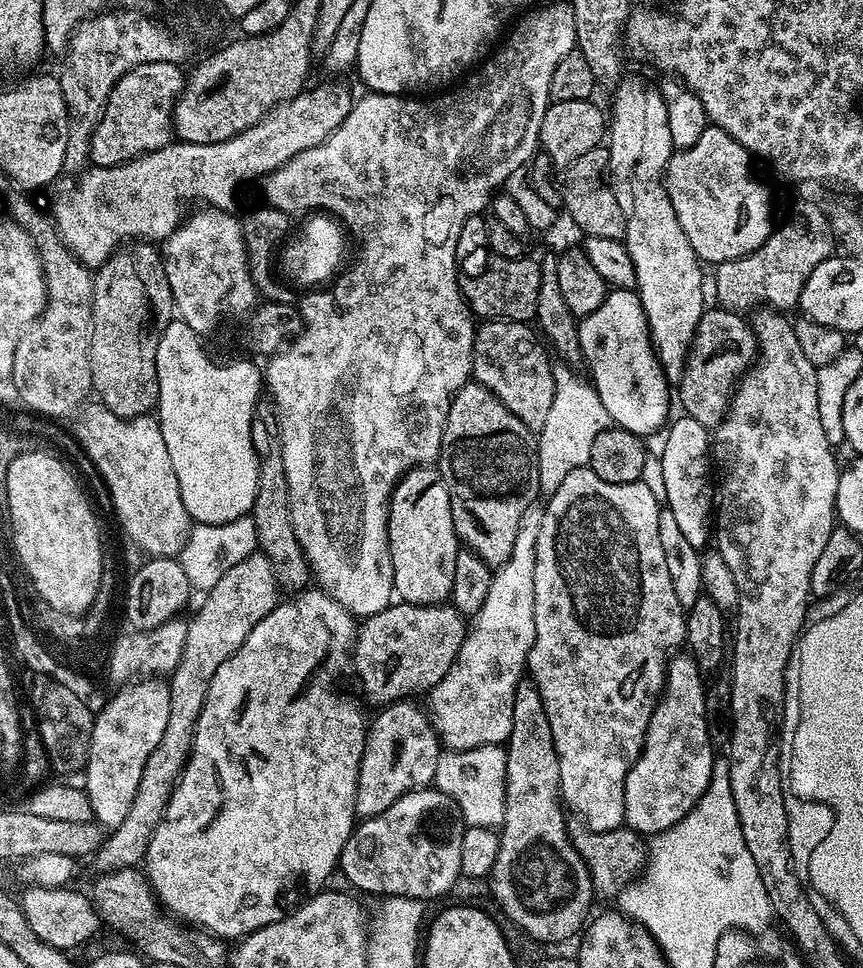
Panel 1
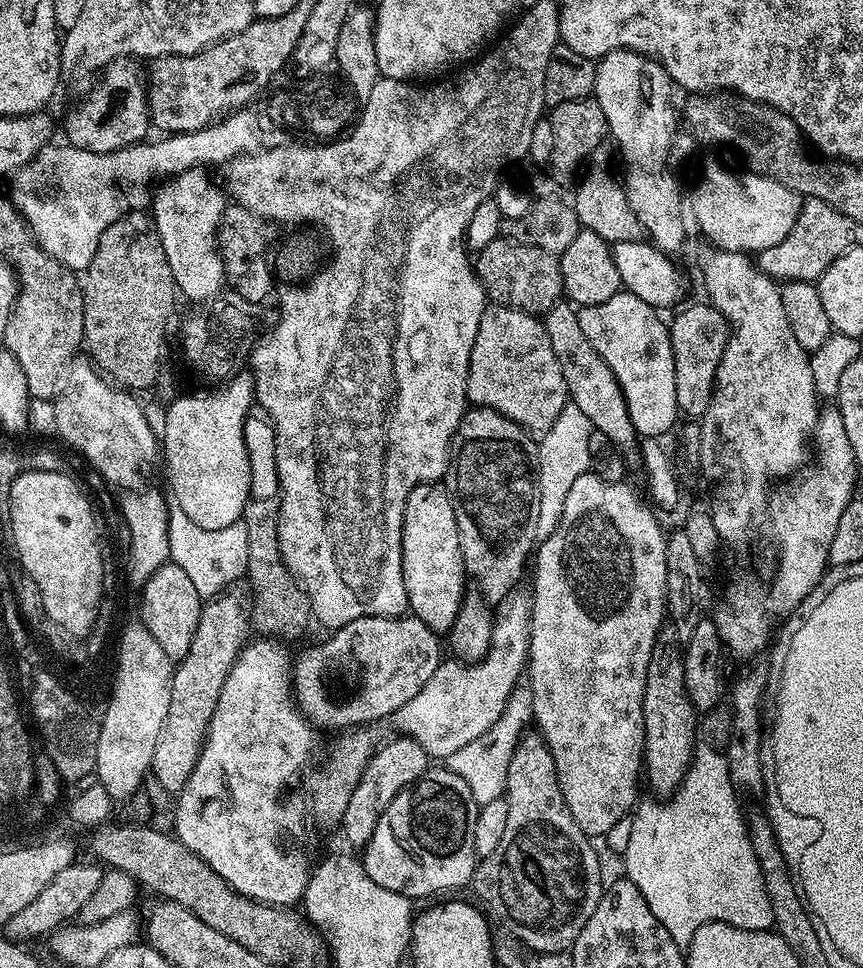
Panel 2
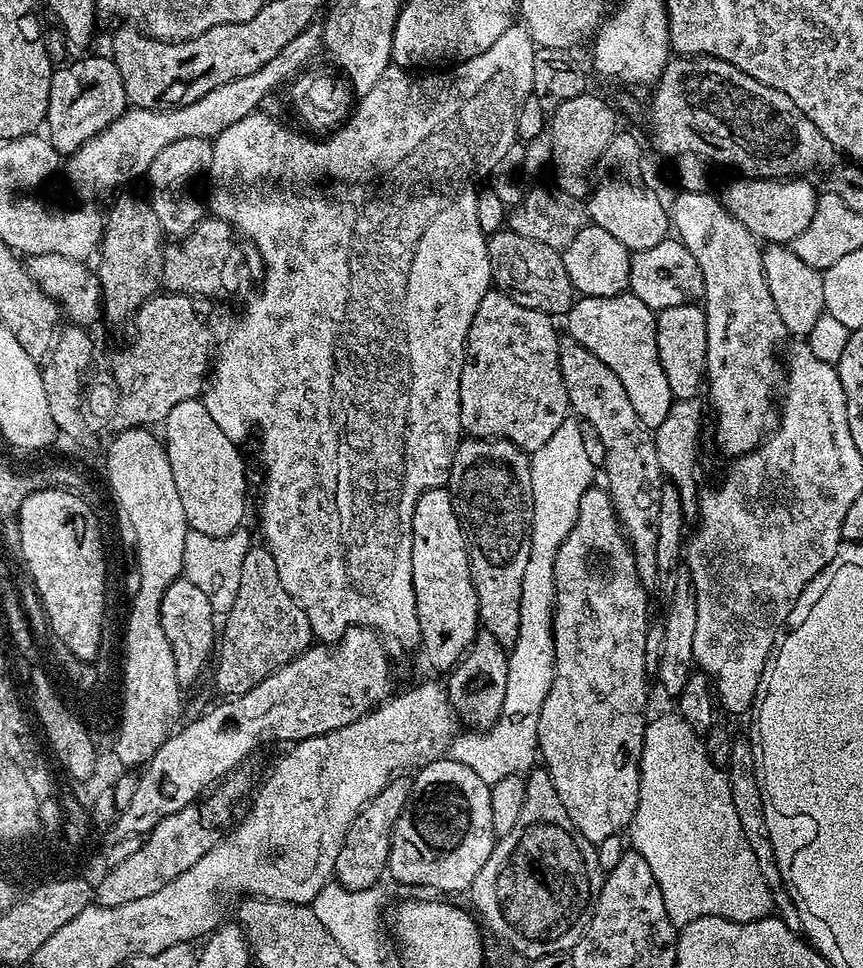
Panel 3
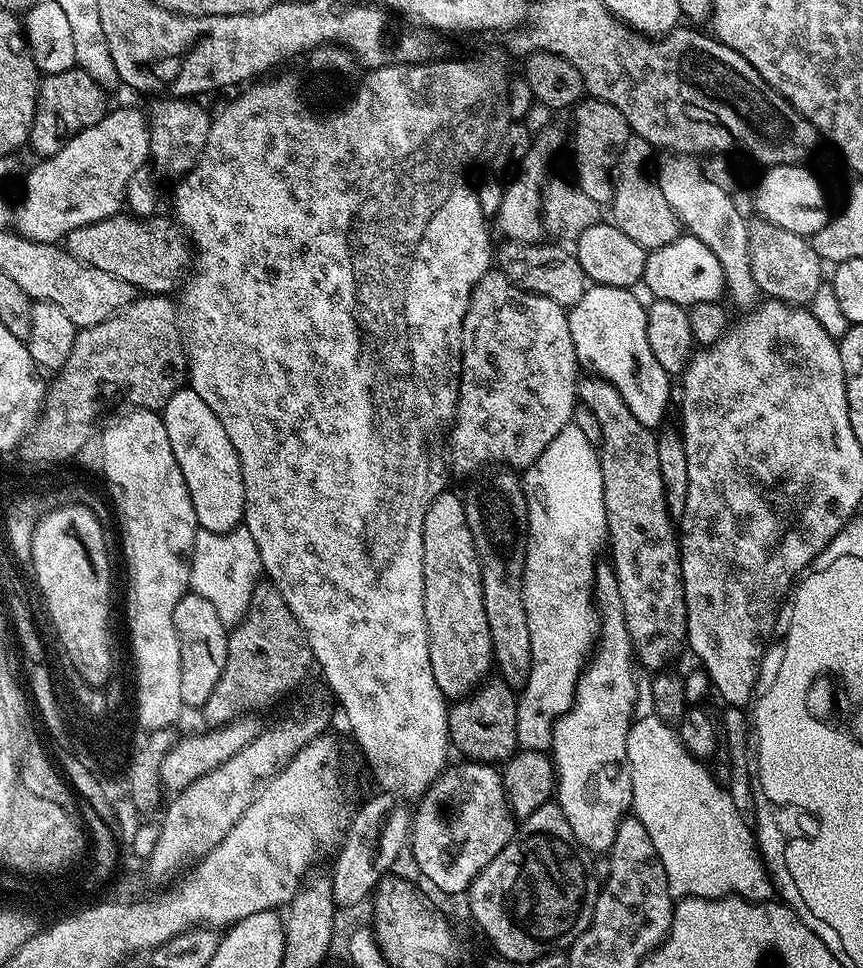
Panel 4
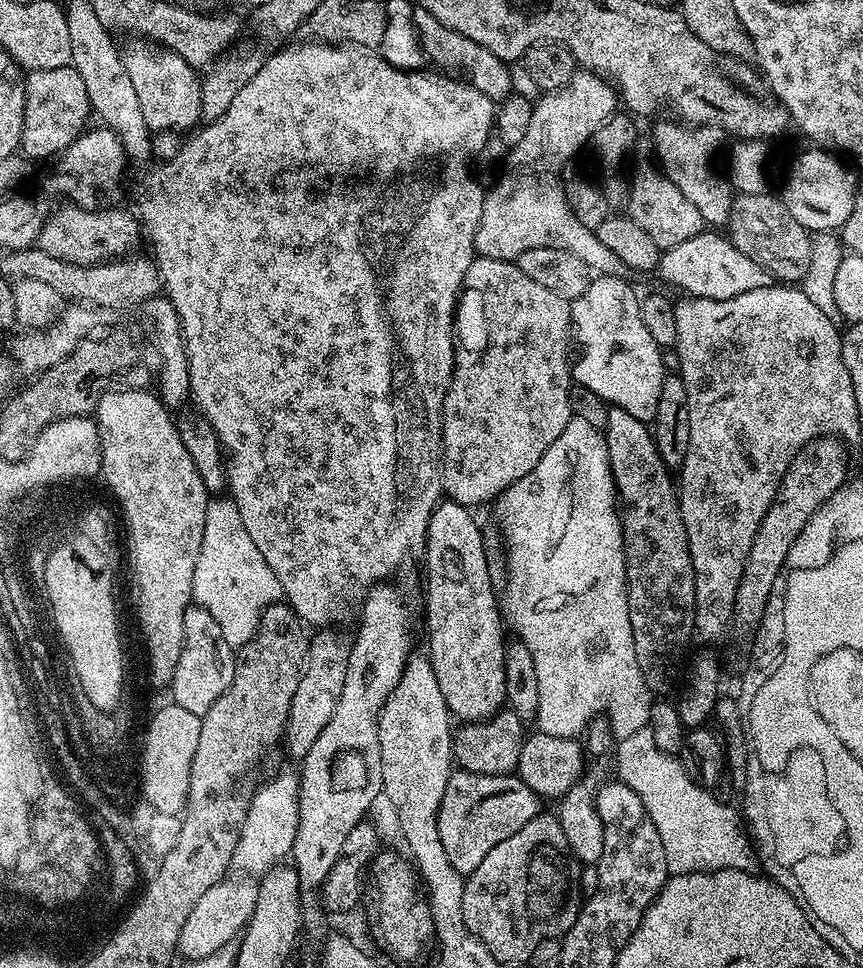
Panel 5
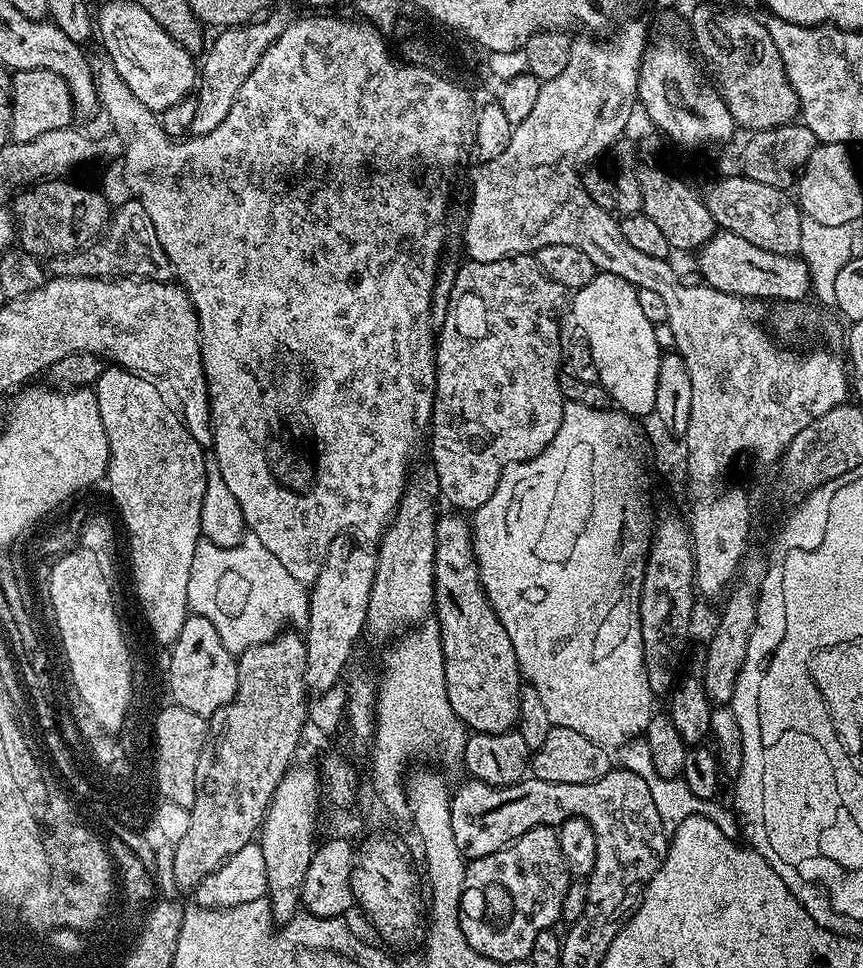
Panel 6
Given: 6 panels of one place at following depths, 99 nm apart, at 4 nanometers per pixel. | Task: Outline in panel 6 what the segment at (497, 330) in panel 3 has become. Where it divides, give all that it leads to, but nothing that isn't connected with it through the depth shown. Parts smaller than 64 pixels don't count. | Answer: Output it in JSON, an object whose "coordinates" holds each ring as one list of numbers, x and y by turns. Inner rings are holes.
{"coordinates":[[531,255,508,256,504,260,494,262,478,262,468,260,456,269,454,286,450,290,450,302,446,310,446,318,439,325,436,349,436,400,432,403,432,418,430,433,432,432,432,464,434,475,439,488,439,495,453,504,453,509,475,510,481,508,498,486,500,476,512,464,520,464,524,460,532,460,558,434,564,417,565,398,560,389,560,311,566,308,566,289,558,282,551,280,543,272]]}

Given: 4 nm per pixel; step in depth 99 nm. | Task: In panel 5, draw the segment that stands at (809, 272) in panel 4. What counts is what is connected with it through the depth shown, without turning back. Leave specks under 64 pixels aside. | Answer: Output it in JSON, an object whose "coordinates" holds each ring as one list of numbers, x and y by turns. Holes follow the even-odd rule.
{"coordinates":[[764,190,756,193,739,193,732,201,726,225,732,245,746,258,758,262,769,277,780,282,800,282,810,270,812,261,812,236,794,220,779,195,767,196]]}

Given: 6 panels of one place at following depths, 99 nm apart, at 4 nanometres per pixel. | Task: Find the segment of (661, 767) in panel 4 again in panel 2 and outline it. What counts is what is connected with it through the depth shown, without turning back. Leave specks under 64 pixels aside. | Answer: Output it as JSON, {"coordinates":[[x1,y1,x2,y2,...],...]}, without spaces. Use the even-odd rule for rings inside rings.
{"coordinates":[[697,743,696,750,692,754,692,765,688,767,688,773,685,774,684,781,680,783,678,791,663,802,652,802,656,804,641,803,631,817,631,820,633,819,632,829,629,830,628,841,624,844,623,875,631,884,638,886,642,898,646,898,646,906,650,906,654,918,672,935,672,940,675,944,687,946,692,941,692,935,699,928,710,923,729,924,735,928,753,928,759,932,767,932,774,925,774,910,770,906,770,898,766,894,764,875,758,866,758,858,754,854,754,846,750,846,746,816,744,812,740,813,740,804,736,801,736,796,738,797,738,789,734,787,730,778,727,755,721,749]]}

